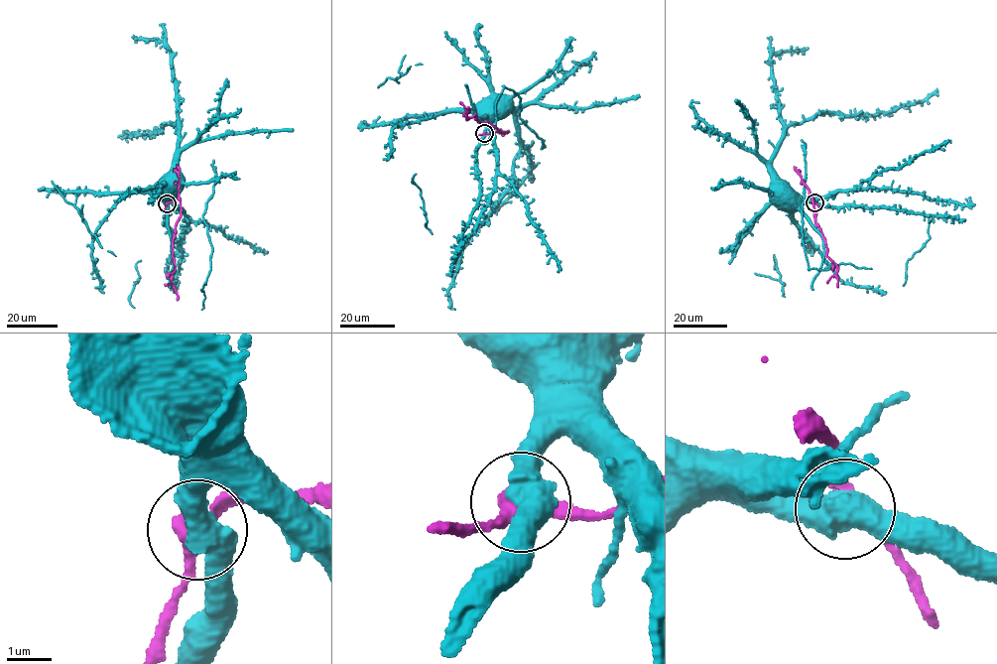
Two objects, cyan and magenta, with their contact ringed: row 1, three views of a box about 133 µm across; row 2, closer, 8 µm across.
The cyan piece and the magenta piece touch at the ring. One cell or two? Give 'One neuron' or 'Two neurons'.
Two neurons

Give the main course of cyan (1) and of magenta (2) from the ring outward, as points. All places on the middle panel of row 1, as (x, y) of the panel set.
1: (485, 133), (486, 125), (492, 121), (484, 118)
2: (484, 133), (498, 130), (487, 121), (480, 122), (475, 114), (467, 118), (467, 107)

